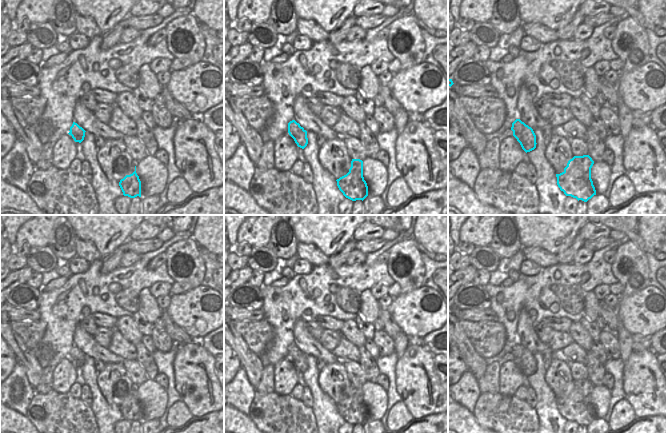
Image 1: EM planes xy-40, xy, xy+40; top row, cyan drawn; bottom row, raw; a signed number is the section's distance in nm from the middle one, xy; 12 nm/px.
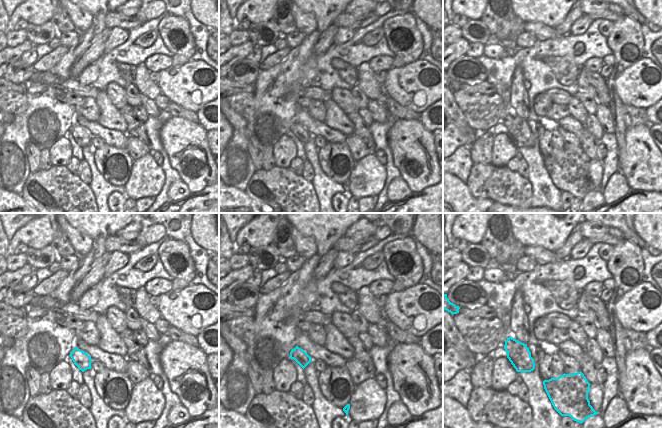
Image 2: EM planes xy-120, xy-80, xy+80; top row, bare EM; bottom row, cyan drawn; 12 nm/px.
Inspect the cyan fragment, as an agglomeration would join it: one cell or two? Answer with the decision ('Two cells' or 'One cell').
Two cells.

